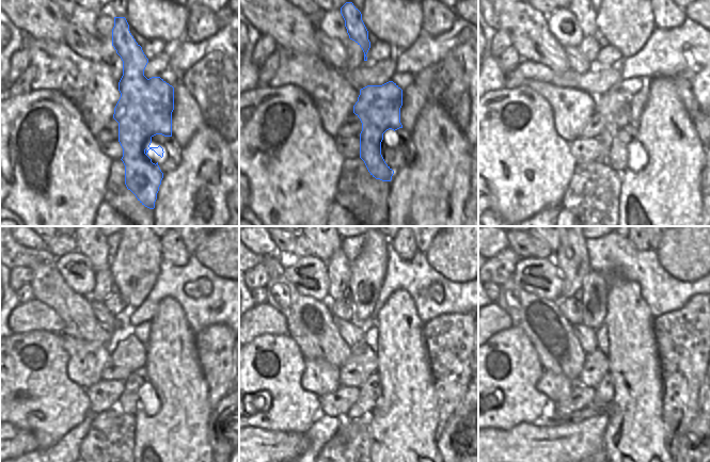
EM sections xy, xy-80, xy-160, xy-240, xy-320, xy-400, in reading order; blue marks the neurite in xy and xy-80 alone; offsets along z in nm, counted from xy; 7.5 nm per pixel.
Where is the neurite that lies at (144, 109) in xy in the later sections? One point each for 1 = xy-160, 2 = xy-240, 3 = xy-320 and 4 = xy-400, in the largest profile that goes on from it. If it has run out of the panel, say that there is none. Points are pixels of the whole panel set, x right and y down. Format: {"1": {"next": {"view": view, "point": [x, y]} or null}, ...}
{"1": {"next": {"view": "xy-160", "point": [615, 105]}}, "2": {"next": {"view": "xy-240", "point": [94, 248]}}, "3": {"next": {"view": "xy-320", "point": [322, 248]}}, "4": {"next": {"view": "xy-400", "point": [553, 248]}}}

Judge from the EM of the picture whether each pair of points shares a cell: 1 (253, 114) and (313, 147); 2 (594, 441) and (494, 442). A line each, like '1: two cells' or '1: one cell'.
1: one cell
2: one cell

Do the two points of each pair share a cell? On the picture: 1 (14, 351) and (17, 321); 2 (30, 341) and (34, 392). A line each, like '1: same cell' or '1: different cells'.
1: different cells
2: same cell

